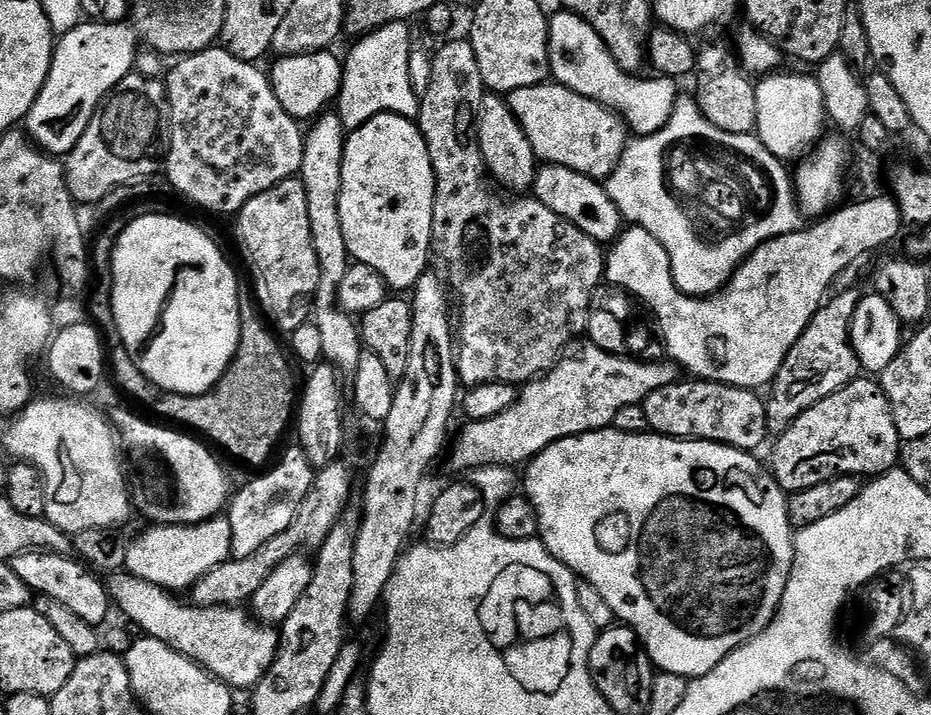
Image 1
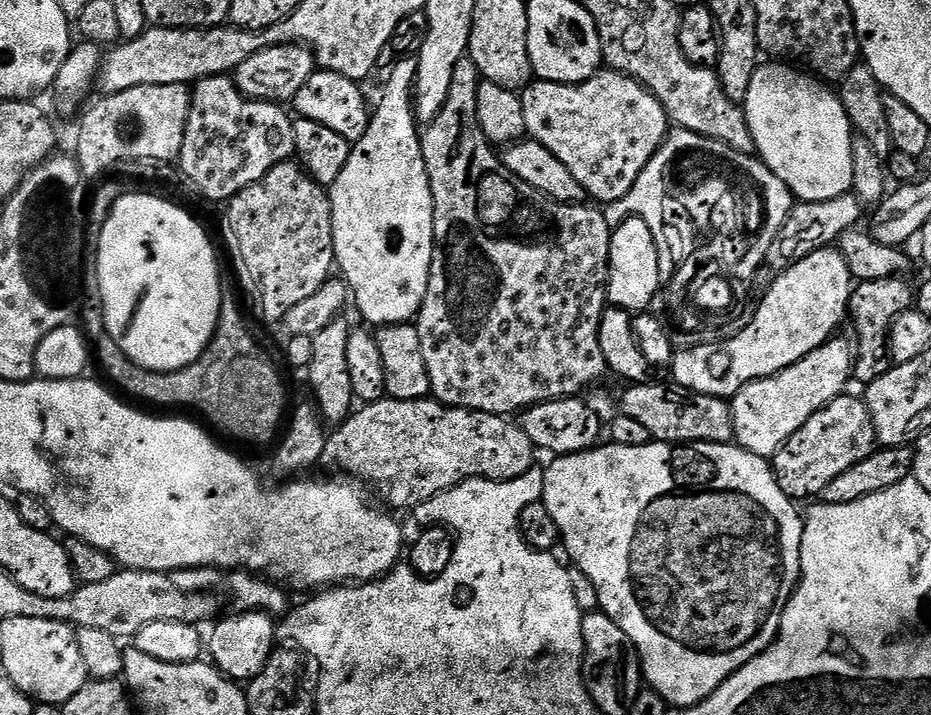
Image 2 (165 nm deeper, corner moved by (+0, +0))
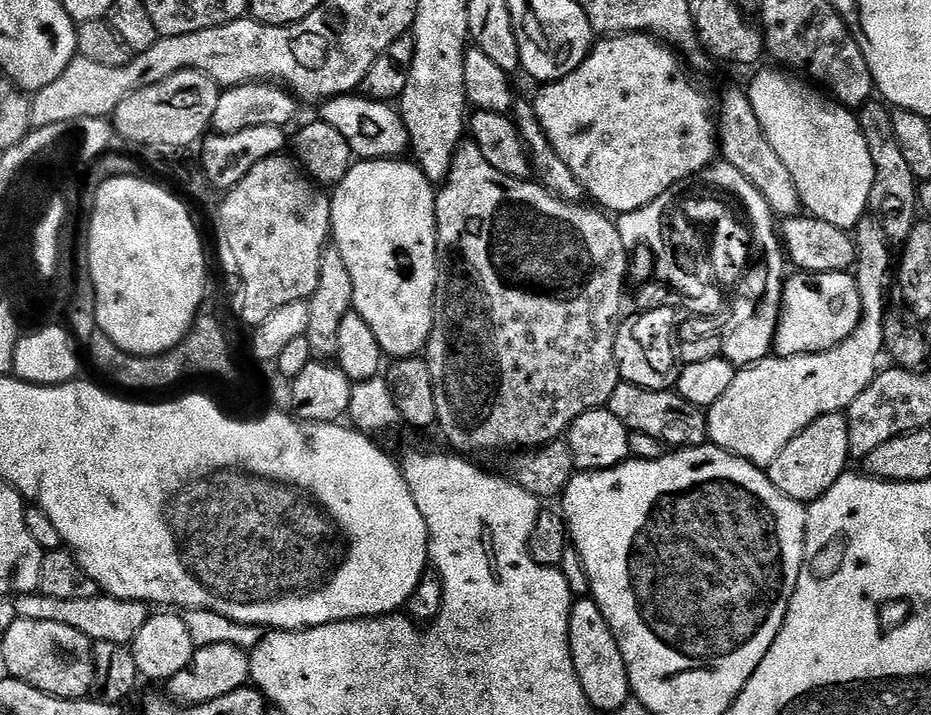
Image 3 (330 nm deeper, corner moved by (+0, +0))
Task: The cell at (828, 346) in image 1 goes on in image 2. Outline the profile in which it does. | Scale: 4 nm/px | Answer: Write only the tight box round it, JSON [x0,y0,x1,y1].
[848,276,914,386]

